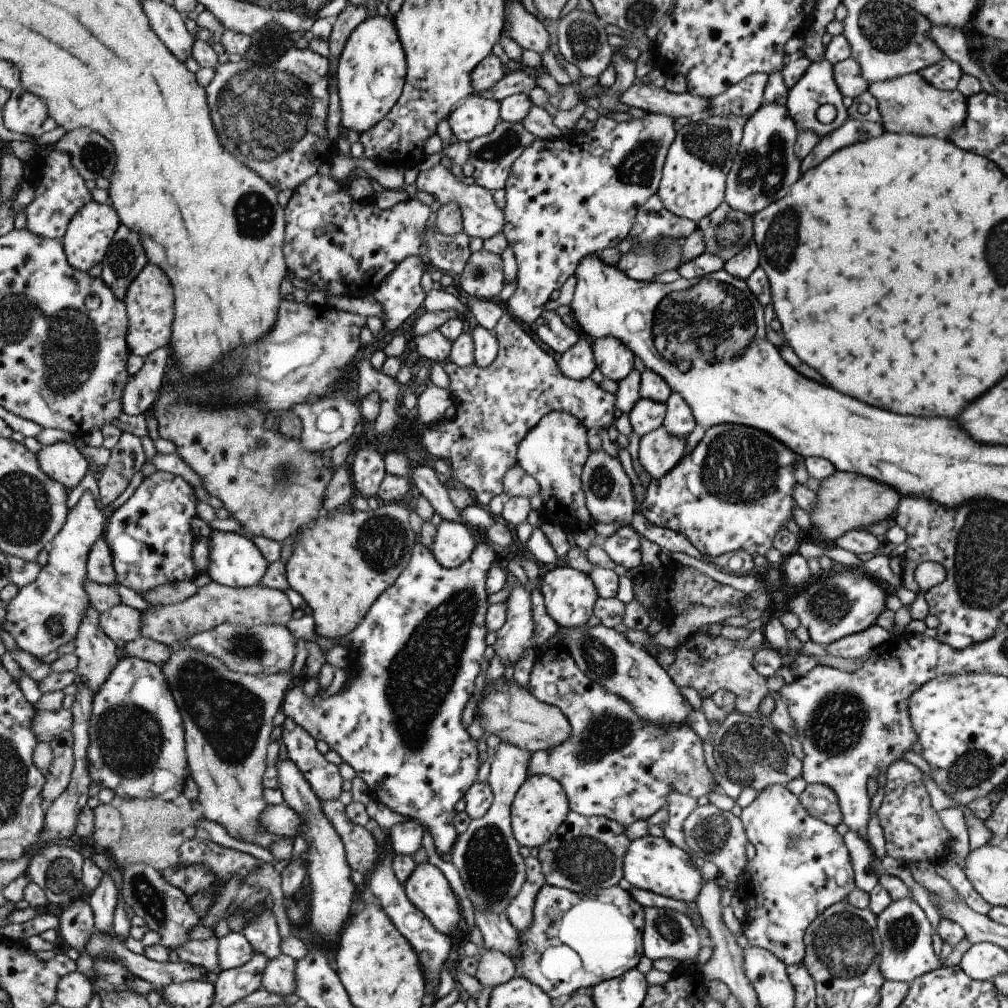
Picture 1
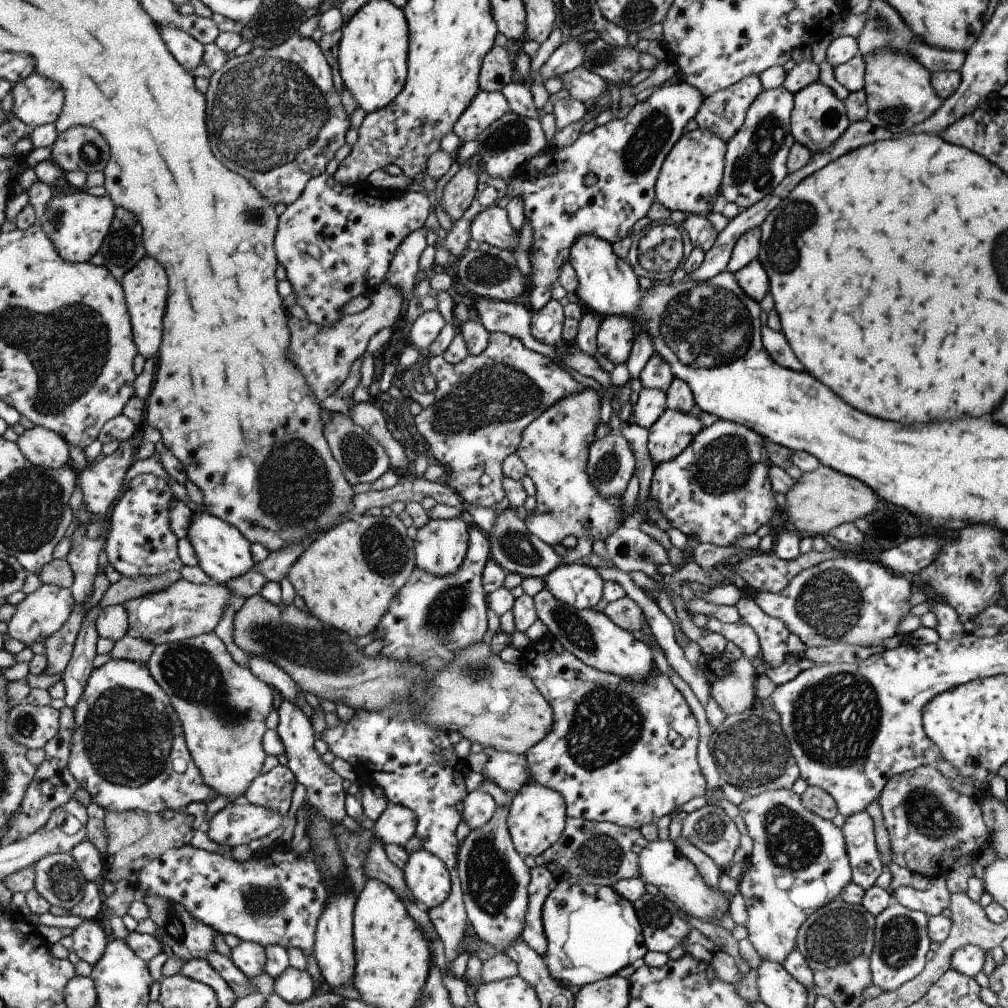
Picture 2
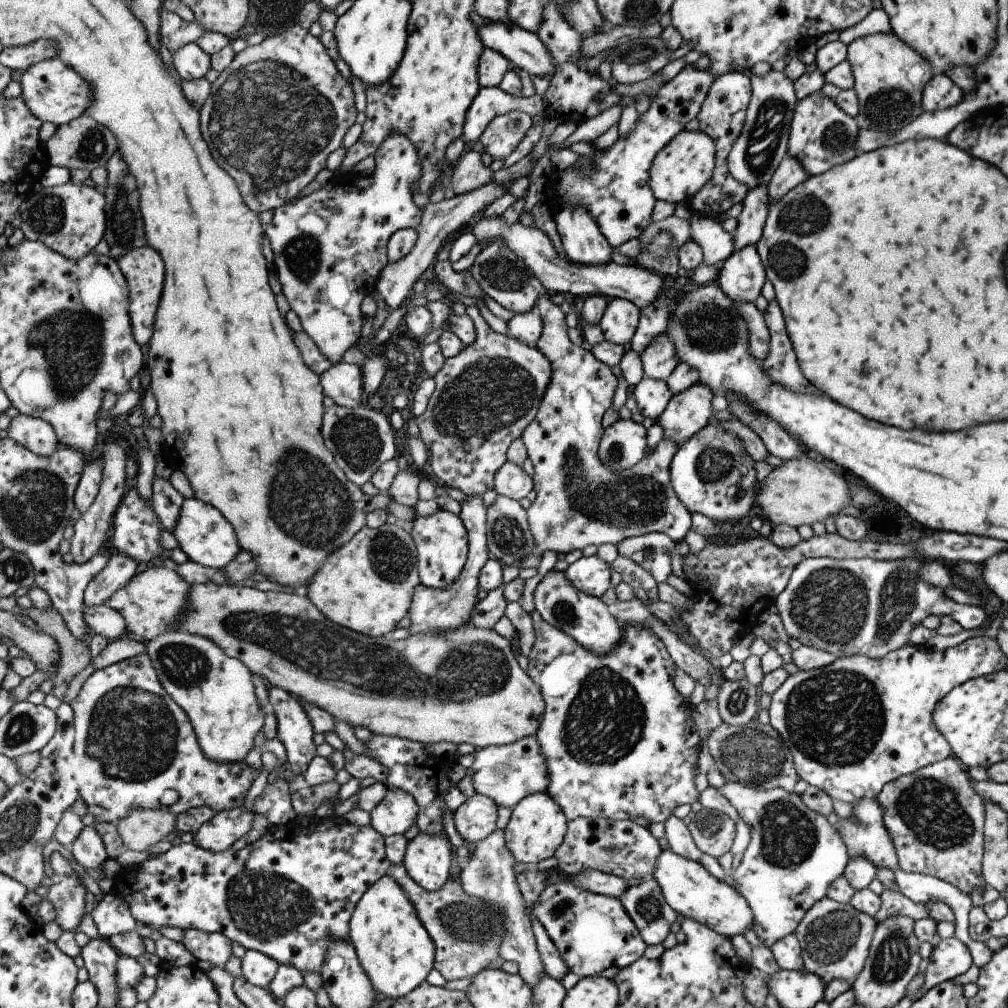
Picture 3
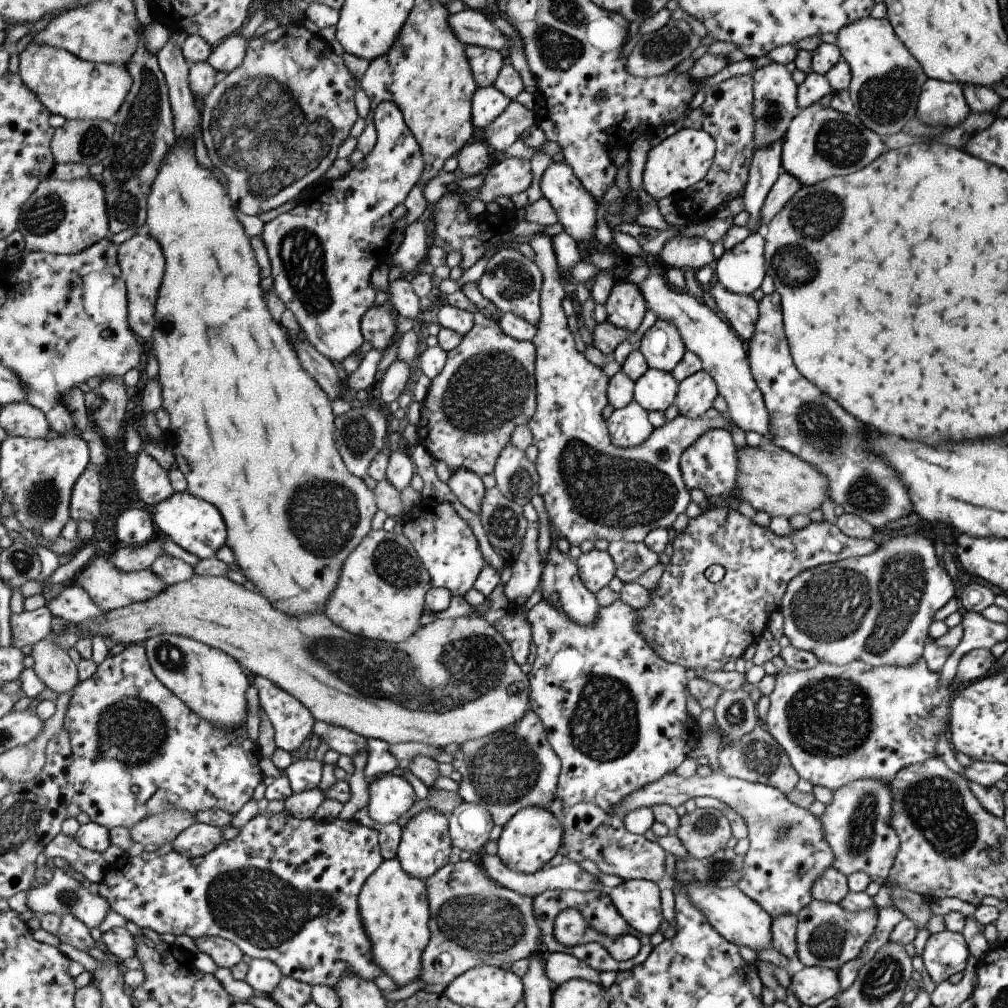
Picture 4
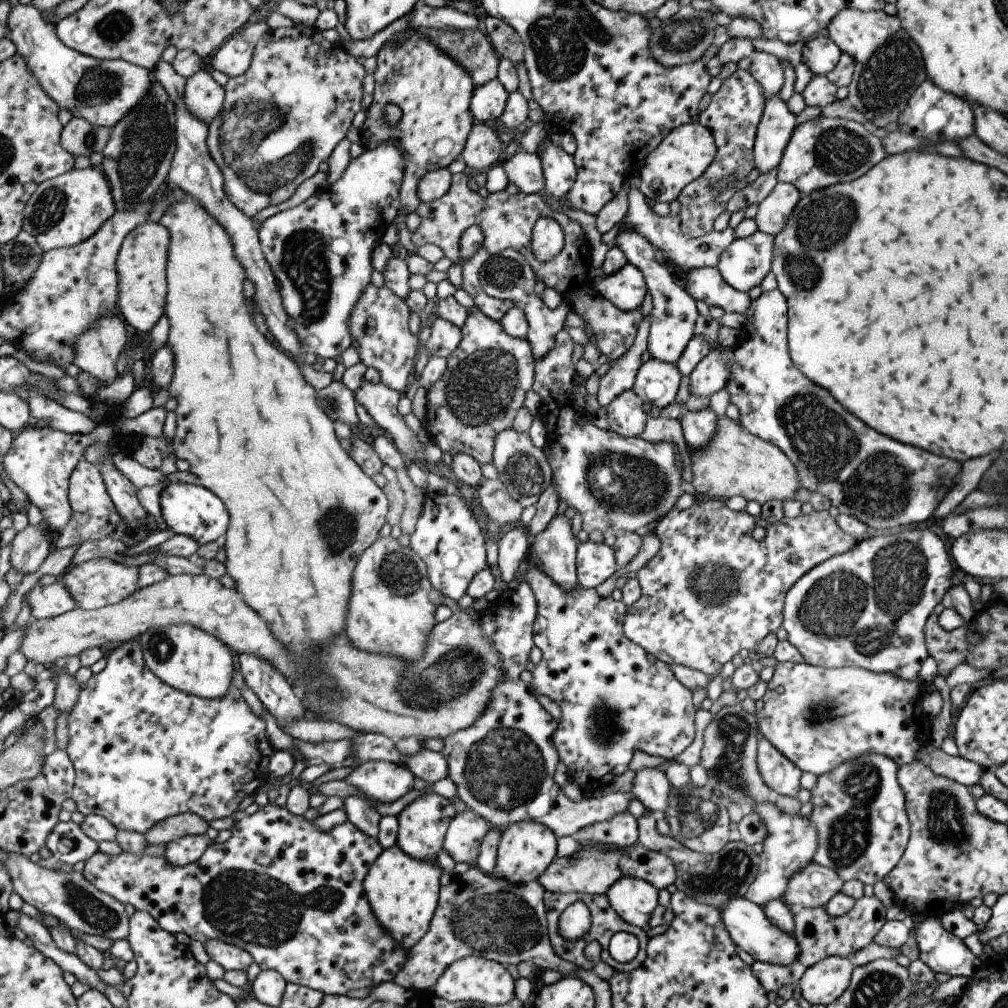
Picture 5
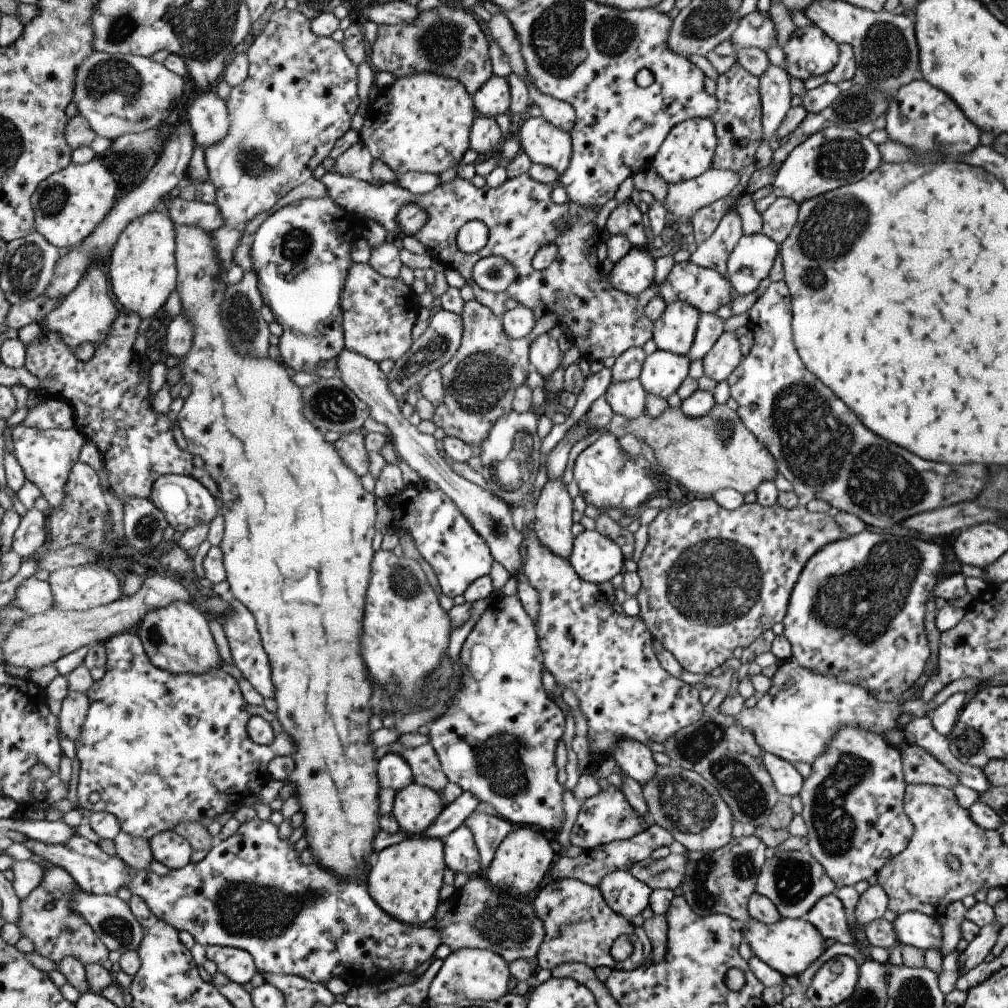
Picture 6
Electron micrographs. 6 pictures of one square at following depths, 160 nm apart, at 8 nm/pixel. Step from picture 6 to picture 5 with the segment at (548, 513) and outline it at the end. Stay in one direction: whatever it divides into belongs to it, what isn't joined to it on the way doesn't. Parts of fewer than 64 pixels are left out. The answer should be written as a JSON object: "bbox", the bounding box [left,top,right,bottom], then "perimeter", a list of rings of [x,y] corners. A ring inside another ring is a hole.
{"bbox":[532,515,575,591],"perimeter":[[[565,515],[552,516],[545,530],[532,539],[532,554],[549,578],[566,591],[575,584],[575,537]]]}

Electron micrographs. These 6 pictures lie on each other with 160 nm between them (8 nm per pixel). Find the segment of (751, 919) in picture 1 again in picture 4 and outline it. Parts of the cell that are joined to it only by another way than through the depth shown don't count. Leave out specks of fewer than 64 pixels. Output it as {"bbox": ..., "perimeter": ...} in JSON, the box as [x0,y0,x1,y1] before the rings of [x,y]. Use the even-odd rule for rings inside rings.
{"bbox":[609,772,833,917],"perimeter":[[[723,772],[706,777],[683,778],[666,774],[648,785],[635,789],[627,797],[621,797],[609,815],[619,818],[633,809],[664,804],[677,808],[685,799],[695,796],[710,796],[726,804],[743,818],[749,848],[743,856],[742,874],[736,887],[771,917],[781,913],[796,916],[811,899],[810,886],[823,872],[832,866],[833,853],[824,841],[819,819],[807,809],[799,808],[776,788],[761,783],[728,776]]]}

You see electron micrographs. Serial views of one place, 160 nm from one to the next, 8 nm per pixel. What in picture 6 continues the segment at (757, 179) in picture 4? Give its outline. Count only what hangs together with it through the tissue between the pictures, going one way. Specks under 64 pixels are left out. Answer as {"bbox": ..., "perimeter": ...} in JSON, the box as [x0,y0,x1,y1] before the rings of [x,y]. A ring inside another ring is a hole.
{"bbox":[758,63,792,151],"perimeter":[[[769,63],[758,76],[758,93],[761,103],[762,139],[767,140],[773,151],[779,145],[773,134],[789,110],[792,94],[789,91],[790,76],[780,67]]]}

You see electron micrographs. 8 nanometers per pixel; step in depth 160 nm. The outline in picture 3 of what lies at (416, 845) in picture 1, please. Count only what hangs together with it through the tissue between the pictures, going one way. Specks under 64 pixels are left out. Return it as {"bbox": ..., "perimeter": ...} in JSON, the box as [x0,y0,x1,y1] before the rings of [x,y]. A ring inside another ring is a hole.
{"bbox":[369,789,420,837],"perimeter":[[[388,789],[385,798],[369,814],[373,828],[388,837],[403,834],[417,824],[420,811],[414,794]]]}

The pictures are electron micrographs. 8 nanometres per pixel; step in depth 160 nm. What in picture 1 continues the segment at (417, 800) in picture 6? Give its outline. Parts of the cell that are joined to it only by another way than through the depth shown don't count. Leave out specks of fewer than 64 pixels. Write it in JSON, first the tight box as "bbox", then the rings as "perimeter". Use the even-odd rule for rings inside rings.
{"bbox":[404,863,463,936],"perimeter":[[[419,863],[404,887],[409,900],[434,922],[438,931],[450,936],[455,929],[463,929],[459,898],[435,864]]]}

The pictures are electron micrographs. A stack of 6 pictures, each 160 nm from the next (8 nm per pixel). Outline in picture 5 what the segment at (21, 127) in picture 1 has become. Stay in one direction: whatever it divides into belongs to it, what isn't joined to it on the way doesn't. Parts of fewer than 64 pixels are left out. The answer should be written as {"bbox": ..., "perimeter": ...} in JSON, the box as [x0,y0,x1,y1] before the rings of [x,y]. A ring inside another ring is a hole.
{"bbox":[7,3,152,130],"perimeter":[[[19,3],[12,7],[7,27],[33,74],[51,98],[60,103],[60,108],[71,112],[73,117],[85,118],[91,124],[113,130],[152,89],[152,69],[123,59],[104,61],[69,48],[58,35],[56,23],[43,19],[43,14],[33,4]]]}

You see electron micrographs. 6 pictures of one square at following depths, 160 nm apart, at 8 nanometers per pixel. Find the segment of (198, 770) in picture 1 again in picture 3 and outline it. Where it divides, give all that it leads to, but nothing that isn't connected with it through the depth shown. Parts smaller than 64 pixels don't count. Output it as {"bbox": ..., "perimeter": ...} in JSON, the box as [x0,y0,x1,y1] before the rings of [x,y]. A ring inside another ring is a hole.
{"bbox":[146,630,265,763],"perimeter":[[[183,630],[164,632],[146,645],[165,690],[192,719],[209,758],[236,763],[257,749],[255,737],[262,731],[265,717],[260,715],[254,674],[241,659],[226,655],[215,641]]]}

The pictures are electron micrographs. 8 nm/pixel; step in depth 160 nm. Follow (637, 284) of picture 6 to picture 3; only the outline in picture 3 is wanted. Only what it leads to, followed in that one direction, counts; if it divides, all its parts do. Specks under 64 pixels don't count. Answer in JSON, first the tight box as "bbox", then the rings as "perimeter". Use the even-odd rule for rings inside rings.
{"bbox":[598,300,640,345],"perimeter":[[[608,300],[598,322],[605,340],[621,345],[630,342],[638,323],[639,313],[640,310],[628,300]]]}

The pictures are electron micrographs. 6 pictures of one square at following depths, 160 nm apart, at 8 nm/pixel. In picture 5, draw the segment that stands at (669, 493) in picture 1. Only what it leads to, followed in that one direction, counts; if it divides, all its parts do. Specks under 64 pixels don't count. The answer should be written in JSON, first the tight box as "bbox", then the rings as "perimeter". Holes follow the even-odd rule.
{"bbox":[679,406,716,453],"perimeter":[[[709,406],[697,411],[688,411],[685,409],[679,415],[679,420],[687,450],[691,449],[694,453],[705,445],[708,445],[712,434],[716,433],[716,416]]]}

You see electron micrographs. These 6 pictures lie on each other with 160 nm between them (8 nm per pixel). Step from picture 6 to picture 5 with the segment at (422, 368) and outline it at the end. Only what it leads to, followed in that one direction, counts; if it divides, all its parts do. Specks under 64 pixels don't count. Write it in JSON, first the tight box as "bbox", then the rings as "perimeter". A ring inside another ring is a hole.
{"bbox":[421,317,462,359],"perimeter":[[[438,317],[431,326],[430,337],[421,346],[431,354],[448,359],[462,341],[462,328]]]}

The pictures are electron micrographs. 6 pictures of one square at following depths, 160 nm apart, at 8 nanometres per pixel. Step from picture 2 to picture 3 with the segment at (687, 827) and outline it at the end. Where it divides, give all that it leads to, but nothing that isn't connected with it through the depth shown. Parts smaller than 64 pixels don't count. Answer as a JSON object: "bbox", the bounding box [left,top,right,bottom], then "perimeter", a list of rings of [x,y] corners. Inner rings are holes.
{"bbox":[686,807,736,858],"perimeter":[[[701,807],[686,825],[692,841],[703,854],[717,858],[730,850],[736,825],[721,811]]]}

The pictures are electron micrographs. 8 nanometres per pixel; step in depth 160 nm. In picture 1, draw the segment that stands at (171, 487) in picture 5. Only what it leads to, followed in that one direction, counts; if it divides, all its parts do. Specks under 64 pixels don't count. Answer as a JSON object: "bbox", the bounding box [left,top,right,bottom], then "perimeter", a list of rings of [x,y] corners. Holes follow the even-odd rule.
{"bbox":[206,528,271,588],"perimeter":[[[213,528],[212,533],[206,537],[209,542],[210,562],[207,574],[213,581],[222,585],[235,588],[249,588],[259,585],[267,573],[271,563],[265,560],[262,552],[259,552],[257,544],[251,537],[235,531],[224,531]]]}

